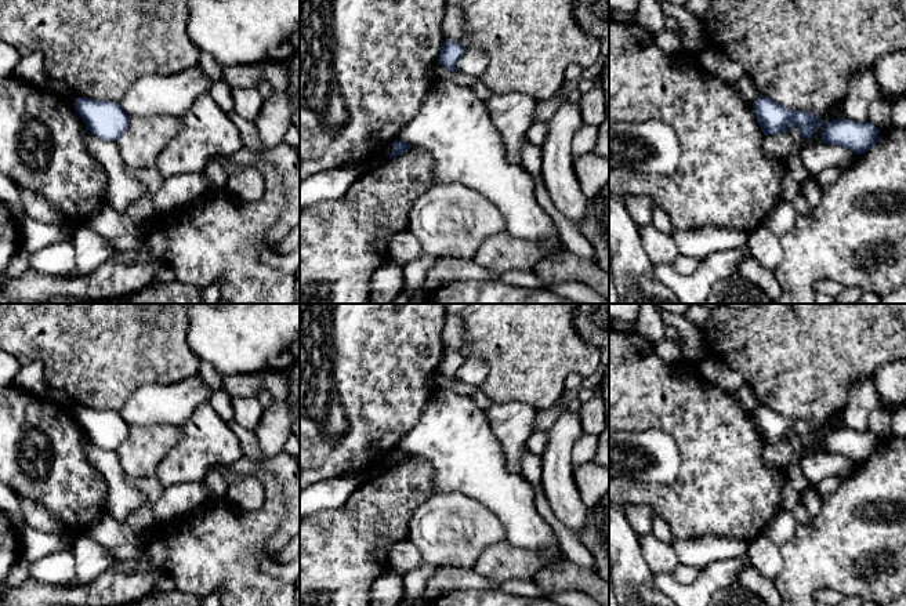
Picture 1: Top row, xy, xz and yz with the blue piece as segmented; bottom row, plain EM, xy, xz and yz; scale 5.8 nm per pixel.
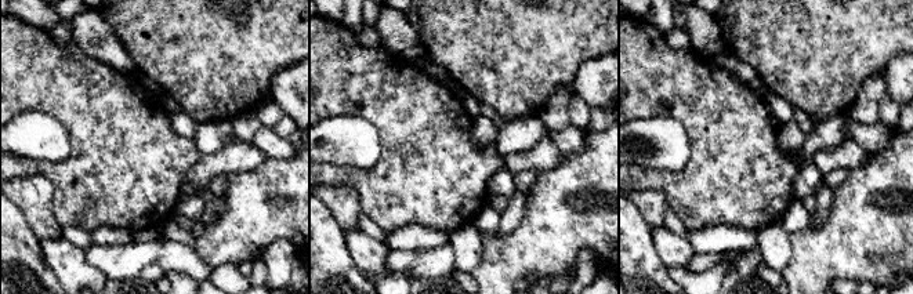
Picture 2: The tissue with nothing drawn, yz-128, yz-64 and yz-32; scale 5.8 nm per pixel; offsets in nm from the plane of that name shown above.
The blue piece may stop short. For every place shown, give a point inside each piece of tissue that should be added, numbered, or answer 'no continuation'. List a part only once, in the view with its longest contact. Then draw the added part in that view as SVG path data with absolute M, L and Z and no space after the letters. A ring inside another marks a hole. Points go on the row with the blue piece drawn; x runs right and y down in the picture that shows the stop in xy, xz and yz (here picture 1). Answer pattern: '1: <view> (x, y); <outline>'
no continuation

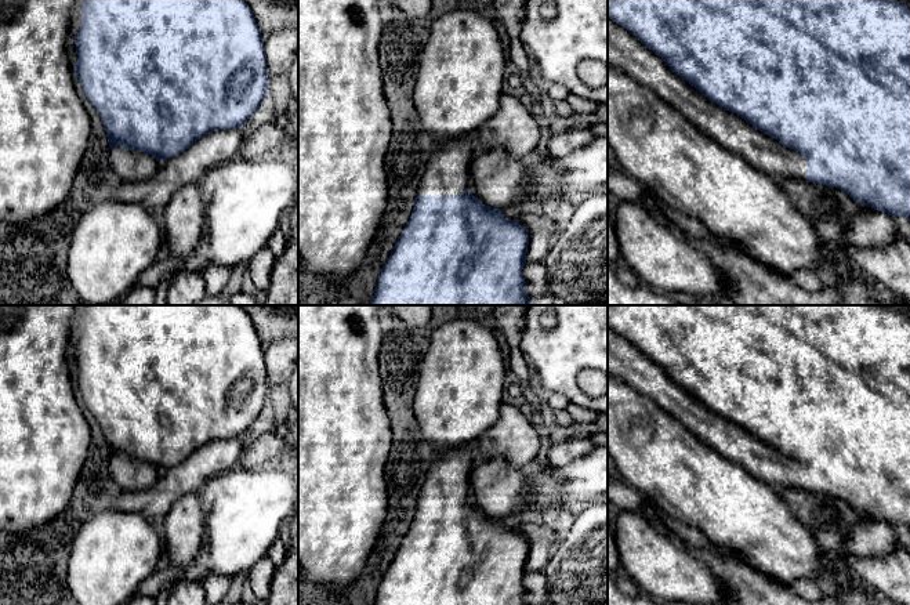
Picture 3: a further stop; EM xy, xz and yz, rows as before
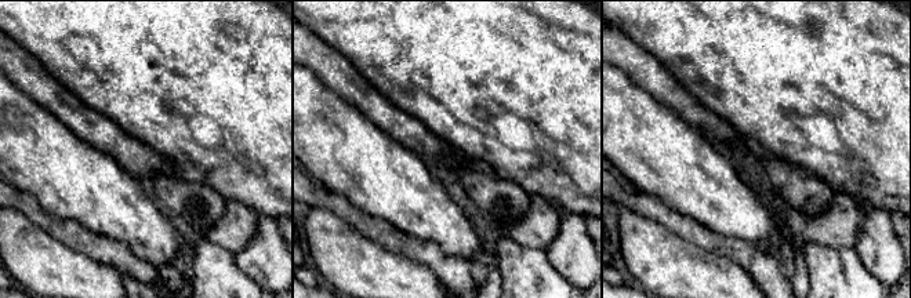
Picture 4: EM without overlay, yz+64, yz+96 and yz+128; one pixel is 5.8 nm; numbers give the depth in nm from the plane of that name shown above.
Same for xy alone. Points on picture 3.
1: xy (129, 165); M122 146L109 149L108 163L122 181L142 181L151 178L160 166L160 162L152 155L128 151Z

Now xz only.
1: xz (446, 173); M457 137L431 148L418 195L463 195L468 185L468 169L474 160L471 137Z

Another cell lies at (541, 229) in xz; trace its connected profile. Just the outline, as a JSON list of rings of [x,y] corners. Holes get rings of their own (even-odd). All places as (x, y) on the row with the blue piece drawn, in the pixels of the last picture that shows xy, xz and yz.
[[[522,214],[516,221],[529,233],[526,262],[543,262],[562,228],[545,215]]]

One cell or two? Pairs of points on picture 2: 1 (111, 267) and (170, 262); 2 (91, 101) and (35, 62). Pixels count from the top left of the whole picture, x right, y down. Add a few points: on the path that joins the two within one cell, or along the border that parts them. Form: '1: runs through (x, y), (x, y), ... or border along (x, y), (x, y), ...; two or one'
1: runs through (126, 261), (137, 254), (155, 254); one
2: runs through (78, 90), (60, 79), (49, 76); one

